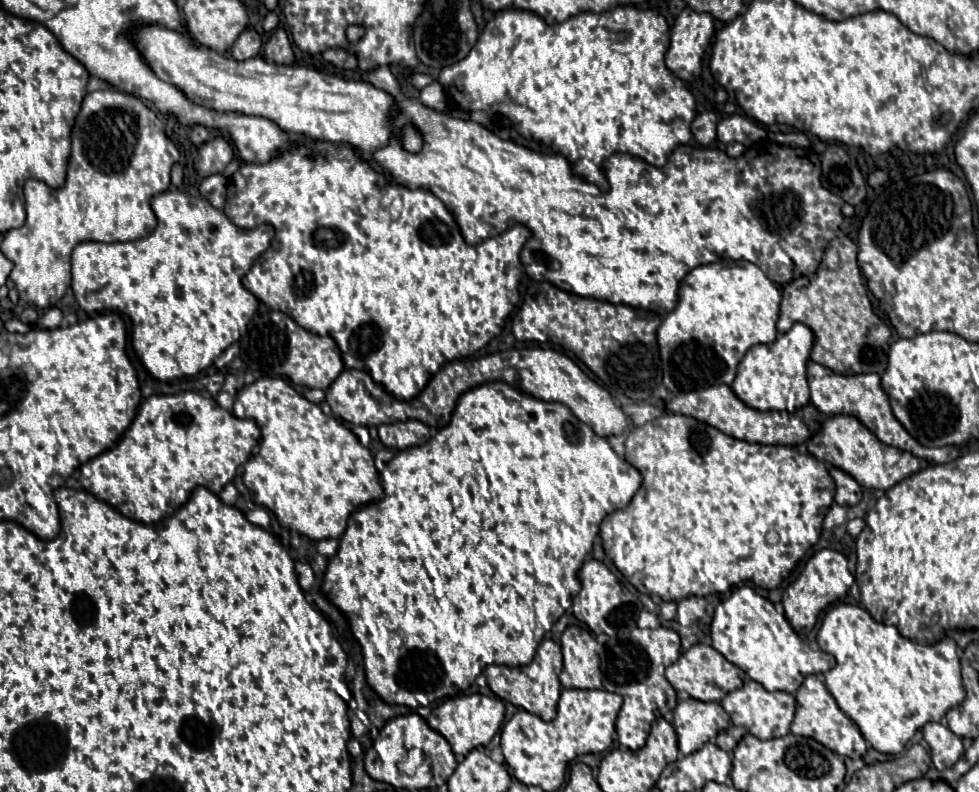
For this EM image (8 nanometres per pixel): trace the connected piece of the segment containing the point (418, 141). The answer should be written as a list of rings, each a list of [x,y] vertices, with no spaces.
[[[408,126],[408,128],[404,128],[404,148],[408,150],[408,152],[418,152],[420,148],[422,148],[422,136],[412,128],[412,126]]]

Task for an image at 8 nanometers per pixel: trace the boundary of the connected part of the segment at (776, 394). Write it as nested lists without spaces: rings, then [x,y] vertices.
[[[796,322],[788,332],[778,334],[772,344],[752,346],[738,364],[738,374],[732,382],[732,392],[754,410],[786,410],[794,412],[810,402],[810,390],[806,382],[806,362],[810,360],[812,330],[806,324]]]

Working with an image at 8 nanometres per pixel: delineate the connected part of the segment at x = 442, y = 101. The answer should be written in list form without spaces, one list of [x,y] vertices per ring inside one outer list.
[[[432,82],[424,90],[420,90],[420,100],[428,108],[436,108],[438,112],[446,110],[446,94],[444,94],[444,90],[442,90],[442,86],[438,82]]]

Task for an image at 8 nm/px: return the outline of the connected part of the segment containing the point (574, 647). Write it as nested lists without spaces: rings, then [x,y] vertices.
[[[568,626],[560,638],[564,670],[560,682],[564,688],[602,688],[600,658],[596,654],[596,640],[584,626]]]

